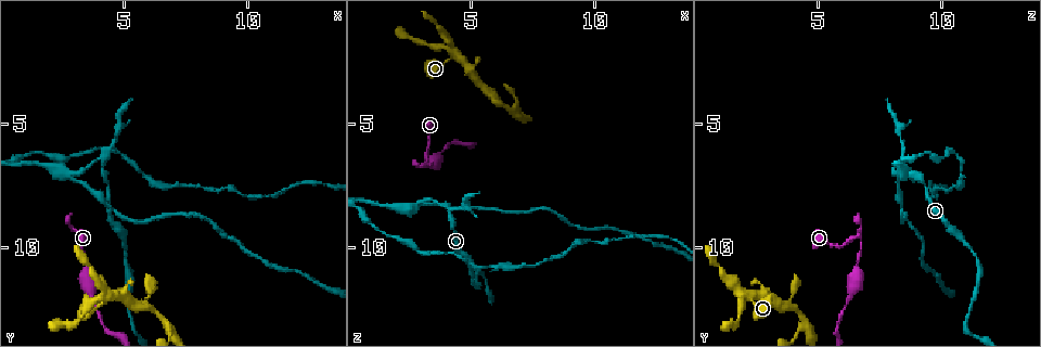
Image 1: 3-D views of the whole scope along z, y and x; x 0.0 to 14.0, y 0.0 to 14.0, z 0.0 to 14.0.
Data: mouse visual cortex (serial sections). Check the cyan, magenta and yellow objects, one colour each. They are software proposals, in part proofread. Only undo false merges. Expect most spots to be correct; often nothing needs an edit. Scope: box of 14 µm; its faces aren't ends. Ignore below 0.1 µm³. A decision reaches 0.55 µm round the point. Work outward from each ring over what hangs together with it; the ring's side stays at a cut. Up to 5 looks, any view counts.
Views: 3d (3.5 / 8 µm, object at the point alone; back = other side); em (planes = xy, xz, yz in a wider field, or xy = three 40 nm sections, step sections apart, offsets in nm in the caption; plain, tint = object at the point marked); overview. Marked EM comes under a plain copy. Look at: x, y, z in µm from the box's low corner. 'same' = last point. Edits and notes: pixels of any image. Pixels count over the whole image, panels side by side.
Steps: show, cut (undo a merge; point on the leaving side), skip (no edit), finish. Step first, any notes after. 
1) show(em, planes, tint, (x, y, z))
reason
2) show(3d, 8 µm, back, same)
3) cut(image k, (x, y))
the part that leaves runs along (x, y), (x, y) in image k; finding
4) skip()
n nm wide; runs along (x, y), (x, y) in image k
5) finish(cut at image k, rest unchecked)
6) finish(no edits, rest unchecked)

show(em, xy, step 2, tint, (4.4, 12.0, 2.3))
sharp bend

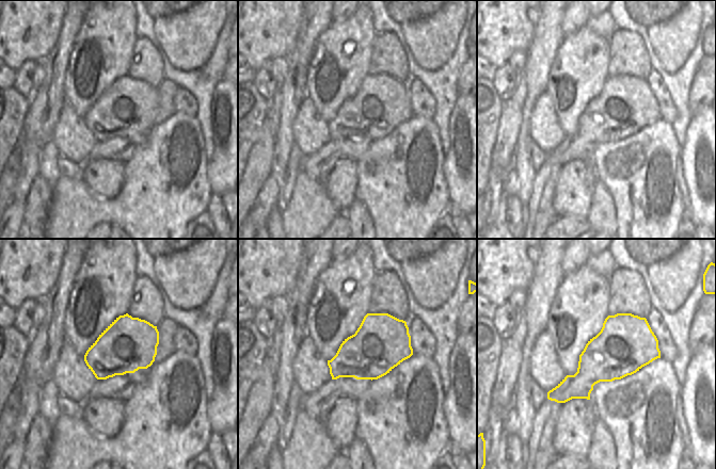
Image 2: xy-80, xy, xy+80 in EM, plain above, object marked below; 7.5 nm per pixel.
show(3d, 3.5 µm, same)

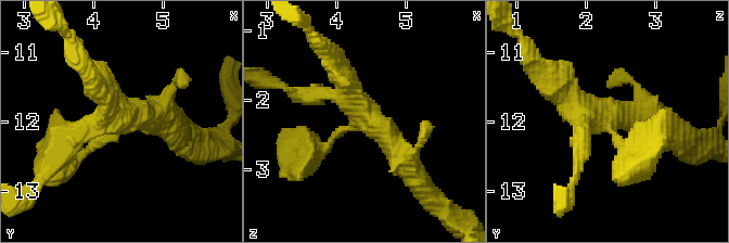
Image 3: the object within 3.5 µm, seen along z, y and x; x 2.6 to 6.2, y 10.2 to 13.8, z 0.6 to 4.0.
skip()
runs along (67, 153), (130, 116), (167, 123) in image 3; continuous, no second cell

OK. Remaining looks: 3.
show(3d, 3.5 µm, (4.2, 6.4, 8.5))
three-way junction

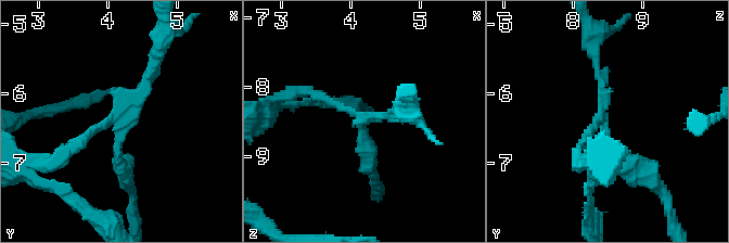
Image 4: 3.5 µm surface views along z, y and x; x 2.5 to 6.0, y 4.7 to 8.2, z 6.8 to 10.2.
cut(image 4, (586, 145))
arms of 150, 150, 250 nm; the part that leaves runs along (599, 122), (576, 152), (596, 165) in image 4; two cells meet here

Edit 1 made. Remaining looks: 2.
finish(cut at image 4, rest unchecked)

